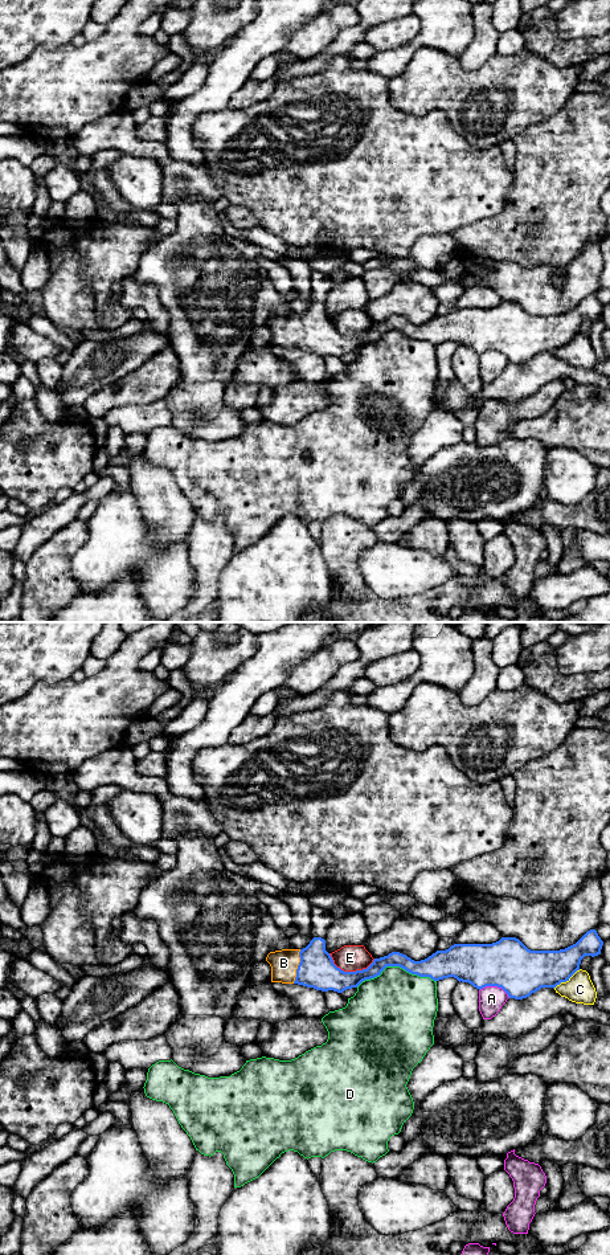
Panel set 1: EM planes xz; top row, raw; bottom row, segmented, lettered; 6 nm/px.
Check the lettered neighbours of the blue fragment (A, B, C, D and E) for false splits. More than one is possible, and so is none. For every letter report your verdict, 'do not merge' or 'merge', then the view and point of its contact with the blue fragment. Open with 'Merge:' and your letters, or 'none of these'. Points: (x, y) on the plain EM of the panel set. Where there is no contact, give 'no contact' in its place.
Merge: B
A: do not merge | xz (495, 350)
B: merge | xz (298, 331)
C: do not merge | xz (566, 344)
D: do not merge | xz (396, 330)
E: do not merge | xz (349, 336)

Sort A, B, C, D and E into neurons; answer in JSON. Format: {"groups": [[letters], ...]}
{"groups": [["A"], ["B"], ["C"], ["D"], ["E"]]}

